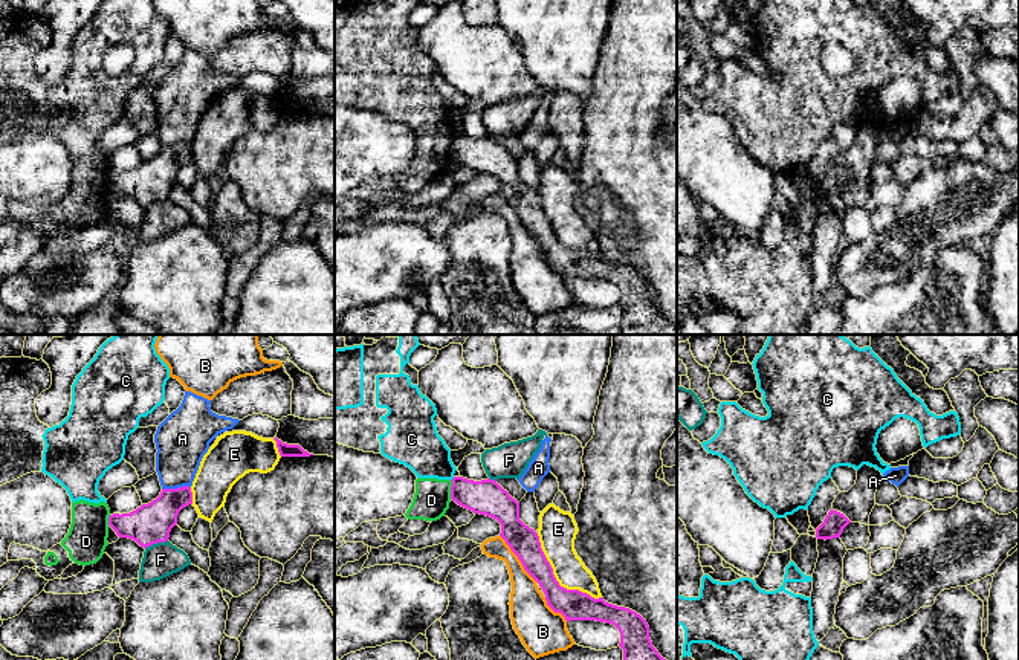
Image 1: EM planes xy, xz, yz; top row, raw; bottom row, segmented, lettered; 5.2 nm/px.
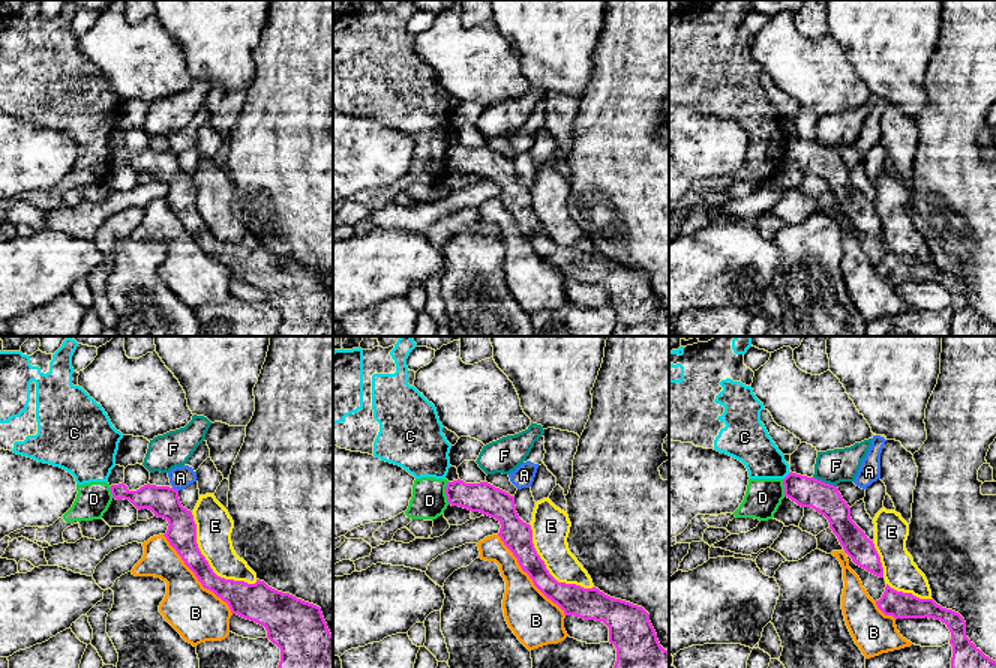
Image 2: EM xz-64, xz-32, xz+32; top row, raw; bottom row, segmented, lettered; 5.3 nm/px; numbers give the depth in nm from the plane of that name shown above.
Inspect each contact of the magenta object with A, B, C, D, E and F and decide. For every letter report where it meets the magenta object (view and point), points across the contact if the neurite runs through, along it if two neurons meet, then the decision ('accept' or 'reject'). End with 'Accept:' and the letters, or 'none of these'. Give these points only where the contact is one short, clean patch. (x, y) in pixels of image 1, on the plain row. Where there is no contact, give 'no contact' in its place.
A: xy (177, 145) | along xy (190, 144), (162, 147) | reject
B: xz (518, 216) | reject
C: xz (452, 136) | along xz (454, 135), (451, 138) | reject
D: xz (451, 147) | along xz (449, 138), (451, 156) | reject
E: xz (555, 237) | reject
F: xy (156, 200) | along xy (167, 197), (153, 200), (145, 207) | reject
Accept: none of these

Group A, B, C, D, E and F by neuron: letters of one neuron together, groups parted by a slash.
A / B / C D / E / F

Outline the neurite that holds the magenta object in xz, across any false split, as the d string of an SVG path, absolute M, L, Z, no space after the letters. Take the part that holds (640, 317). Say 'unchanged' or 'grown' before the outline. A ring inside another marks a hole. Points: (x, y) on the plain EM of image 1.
unchanged; M454 134L451 157L474 171L501 182L500 194L518 214L524 228L539 241L547 263L570 278L596 278L614 283L623 307L620 335L677 335L677 322L663 316L652 304L649 284L636 269L594 257L579 248L559 243L547 218L538 191L519 177L519 160L495 138L474 139Z

